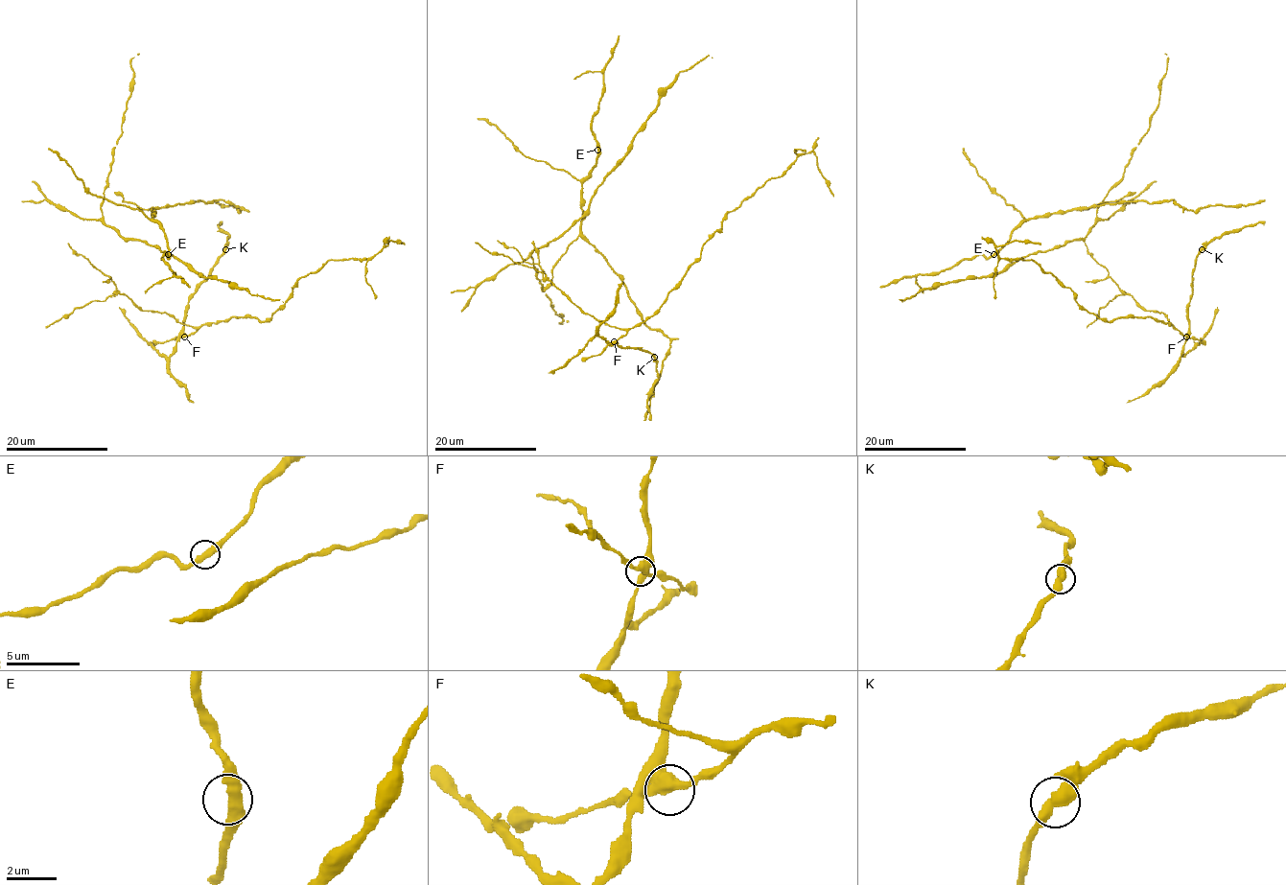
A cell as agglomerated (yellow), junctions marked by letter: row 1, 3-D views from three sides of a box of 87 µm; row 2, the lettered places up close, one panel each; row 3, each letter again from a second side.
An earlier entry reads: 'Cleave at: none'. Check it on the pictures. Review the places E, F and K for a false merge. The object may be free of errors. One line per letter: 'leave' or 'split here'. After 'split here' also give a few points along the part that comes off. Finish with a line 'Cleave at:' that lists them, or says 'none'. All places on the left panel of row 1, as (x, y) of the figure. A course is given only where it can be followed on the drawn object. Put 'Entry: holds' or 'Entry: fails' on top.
Entry: holds
E: leave
F: leave
K: leave
Cleave at: none

